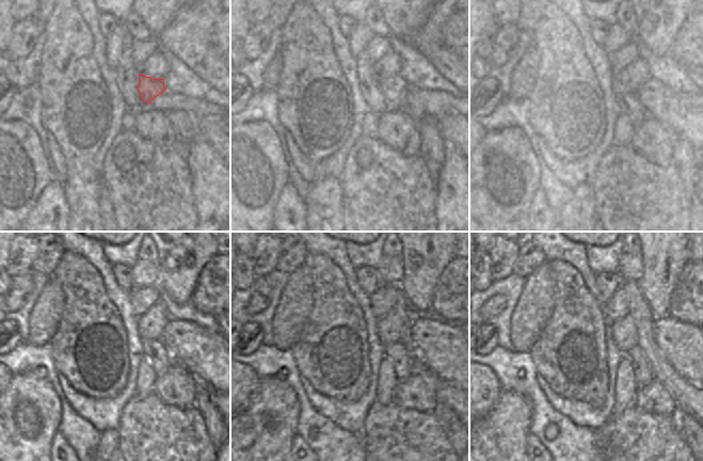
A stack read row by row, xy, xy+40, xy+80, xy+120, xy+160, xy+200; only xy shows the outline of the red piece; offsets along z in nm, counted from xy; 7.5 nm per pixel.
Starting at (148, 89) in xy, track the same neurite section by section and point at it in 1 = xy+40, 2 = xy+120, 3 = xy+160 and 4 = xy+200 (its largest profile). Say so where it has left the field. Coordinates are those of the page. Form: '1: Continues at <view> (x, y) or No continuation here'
1: Continues at xy+40 (395, 90)
2: Continues at xy+120 (207, 355)
3: Continues at xy+160 (442, 347)
4: Continues at xy+200 (684, 345).

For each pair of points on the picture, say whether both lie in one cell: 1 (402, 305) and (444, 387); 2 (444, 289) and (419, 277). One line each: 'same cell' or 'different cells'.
1: same cell
2: different cells

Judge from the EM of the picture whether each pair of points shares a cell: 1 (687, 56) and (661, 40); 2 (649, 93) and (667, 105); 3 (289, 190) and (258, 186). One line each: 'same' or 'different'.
1: different
2: same
3: different

